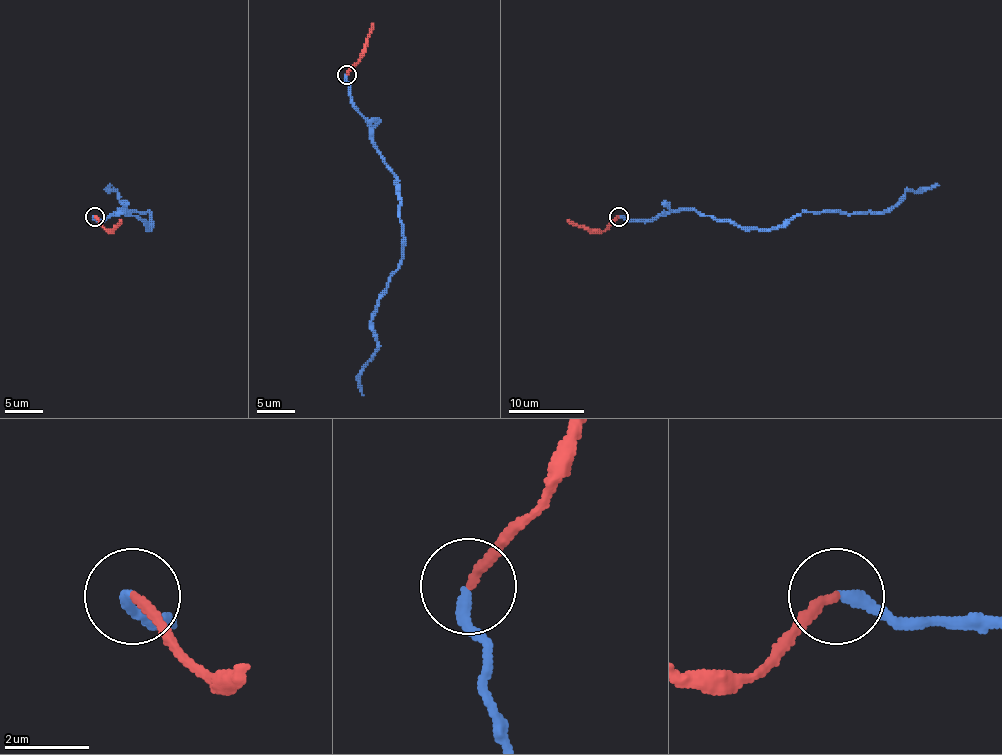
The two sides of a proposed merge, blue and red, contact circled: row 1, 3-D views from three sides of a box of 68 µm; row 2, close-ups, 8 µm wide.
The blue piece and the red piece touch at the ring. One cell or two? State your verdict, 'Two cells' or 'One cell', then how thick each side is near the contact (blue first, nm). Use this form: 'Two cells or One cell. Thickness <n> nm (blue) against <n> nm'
One cell. Thickness 280 nm (blue) against 240 nm

